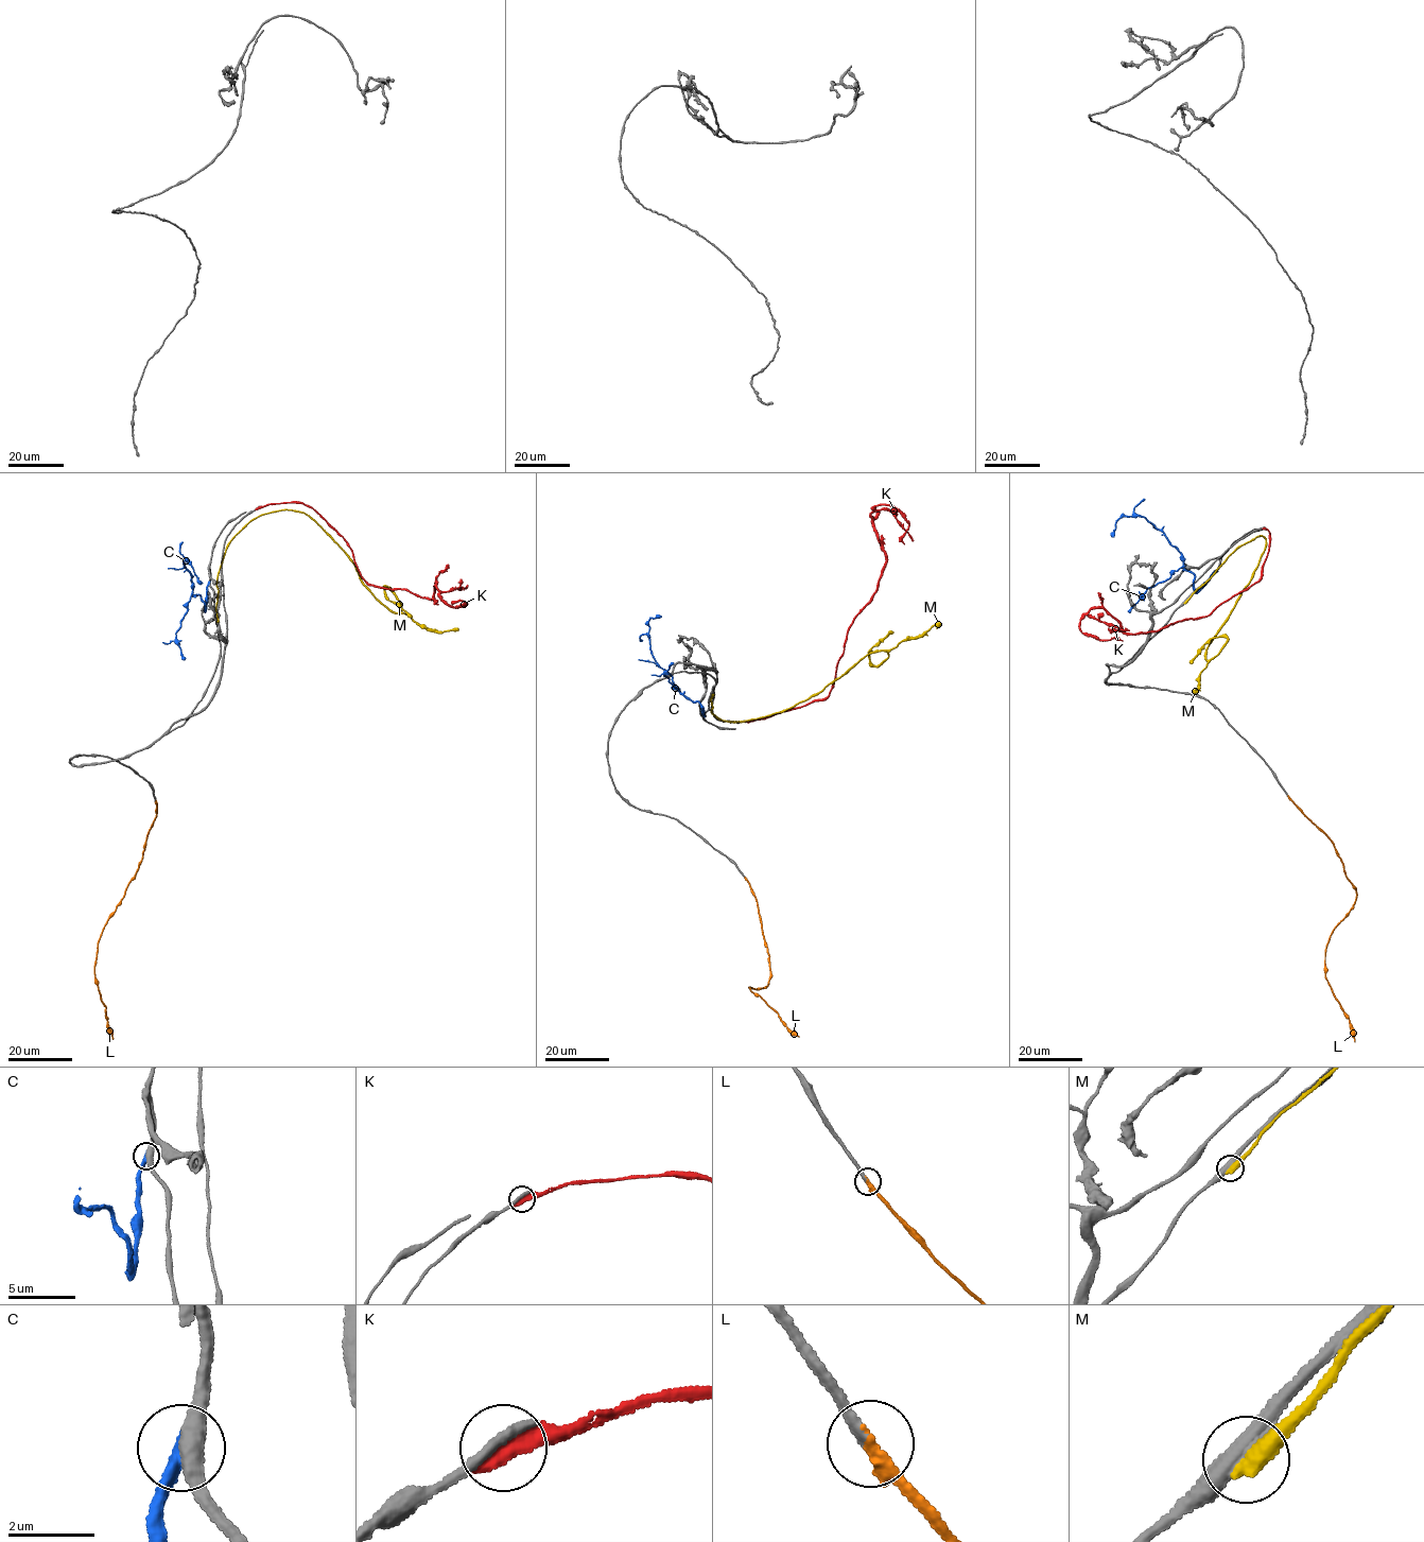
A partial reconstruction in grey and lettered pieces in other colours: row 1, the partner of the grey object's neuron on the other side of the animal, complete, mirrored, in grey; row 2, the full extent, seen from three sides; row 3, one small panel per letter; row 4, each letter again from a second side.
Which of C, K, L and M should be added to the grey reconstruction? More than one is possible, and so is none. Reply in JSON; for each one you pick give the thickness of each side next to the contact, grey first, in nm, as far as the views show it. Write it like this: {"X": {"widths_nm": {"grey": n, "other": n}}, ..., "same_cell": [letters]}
{"L": {"widths_nm": {"grey": 280, "other": 320}}, "same_cell": ["L"]}

